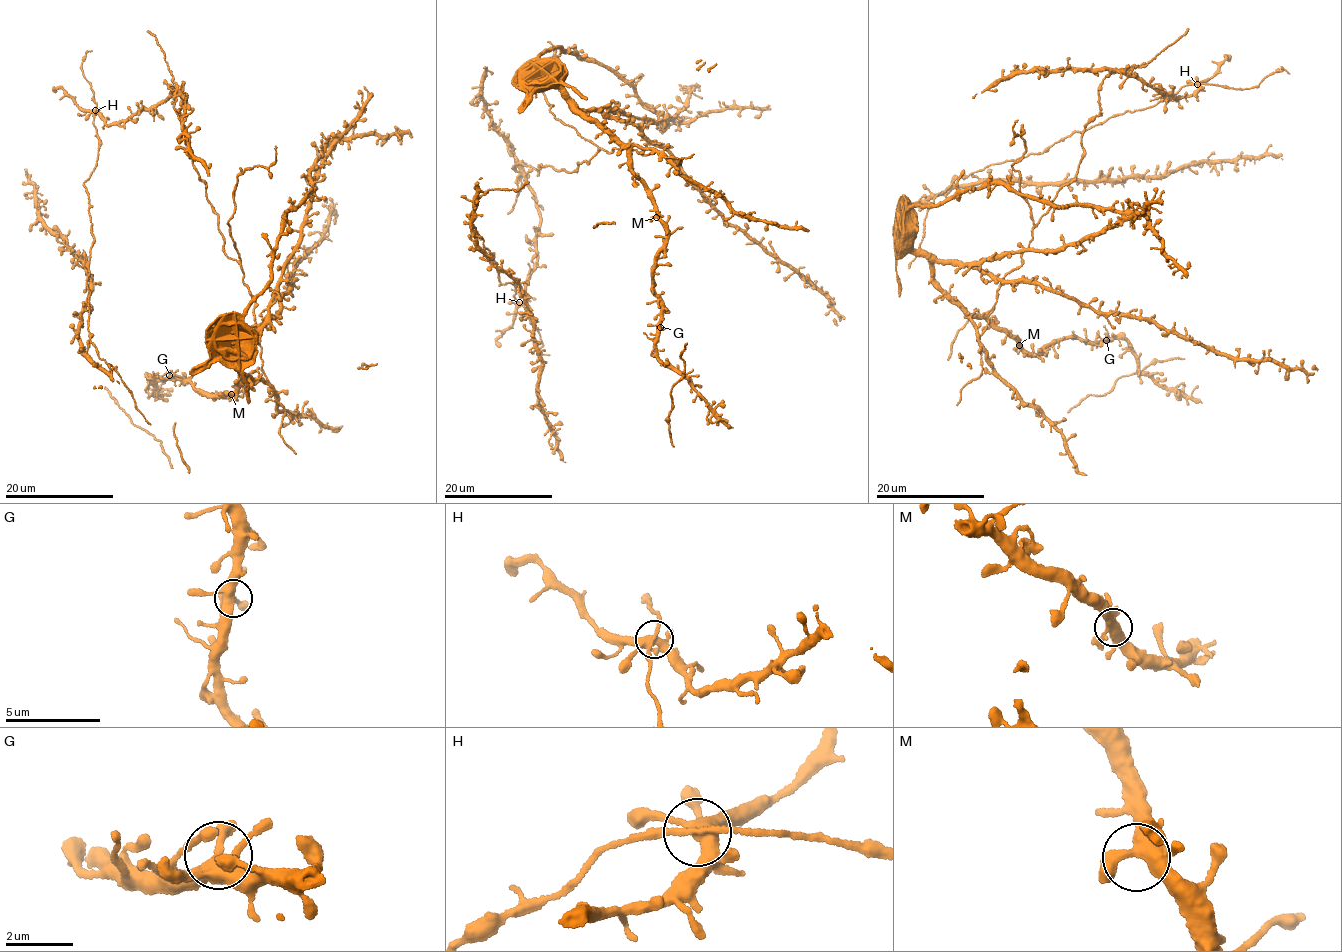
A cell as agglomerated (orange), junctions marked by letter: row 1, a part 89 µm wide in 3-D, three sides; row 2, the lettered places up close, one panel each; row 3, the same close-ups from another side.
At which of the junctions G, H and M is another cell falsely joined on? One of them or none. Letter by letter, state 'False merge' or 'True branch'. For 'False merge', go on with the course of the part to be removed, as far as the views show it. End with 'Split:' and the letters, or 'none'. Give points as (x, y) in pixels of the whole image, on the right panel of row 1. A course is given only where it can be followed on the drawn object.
G: True branch
H: True branch
M: True branch
Split: none

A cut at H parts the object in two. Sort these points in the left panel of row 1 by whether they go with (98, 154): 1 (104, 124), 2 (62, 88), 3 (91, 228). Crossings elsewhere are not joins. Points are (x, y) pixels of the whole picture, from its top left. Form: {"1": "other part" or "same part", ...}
{"1": "other part", "2": "other part", "3": "other part"}

